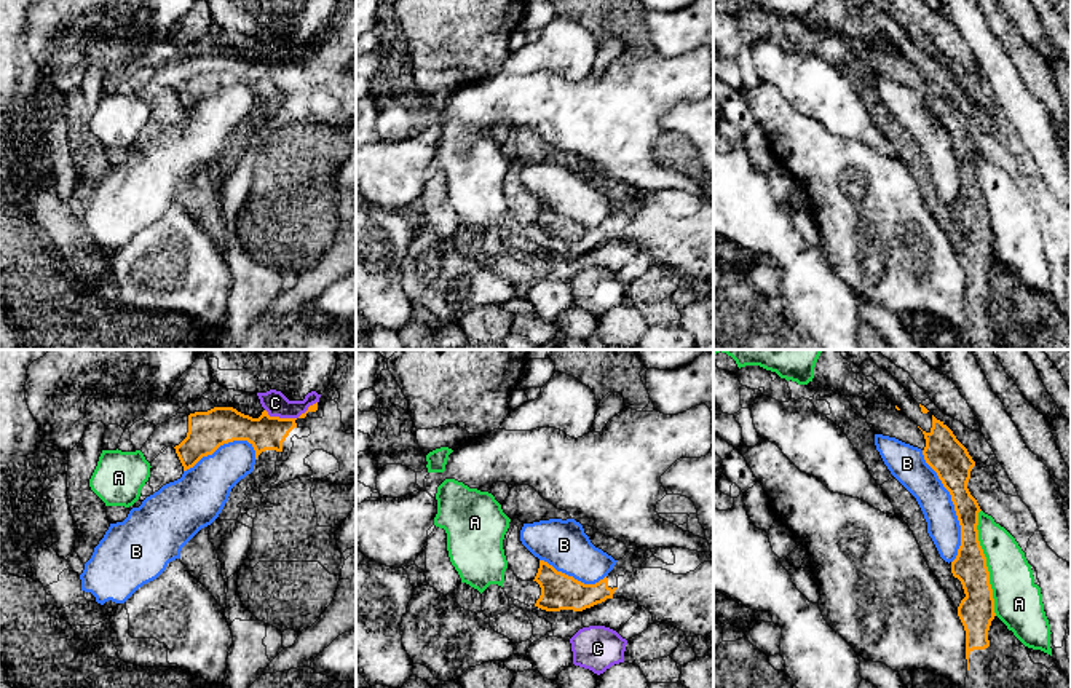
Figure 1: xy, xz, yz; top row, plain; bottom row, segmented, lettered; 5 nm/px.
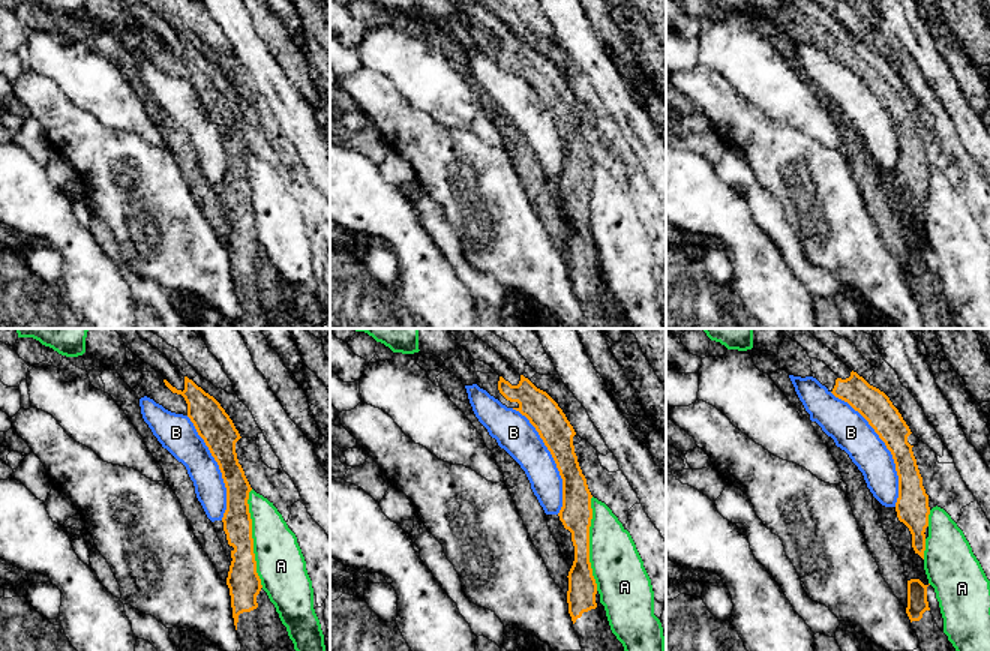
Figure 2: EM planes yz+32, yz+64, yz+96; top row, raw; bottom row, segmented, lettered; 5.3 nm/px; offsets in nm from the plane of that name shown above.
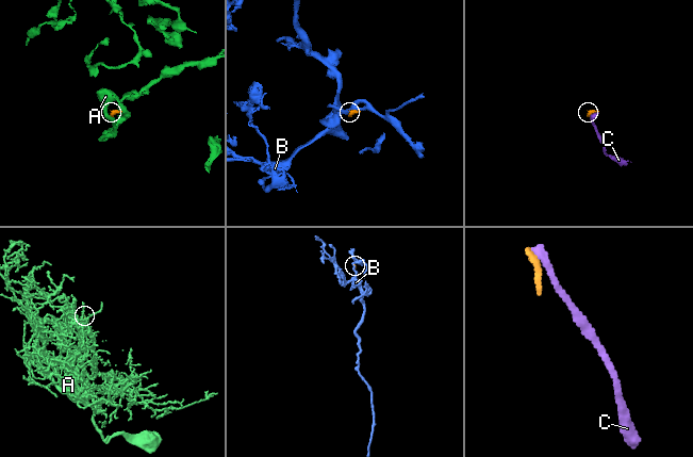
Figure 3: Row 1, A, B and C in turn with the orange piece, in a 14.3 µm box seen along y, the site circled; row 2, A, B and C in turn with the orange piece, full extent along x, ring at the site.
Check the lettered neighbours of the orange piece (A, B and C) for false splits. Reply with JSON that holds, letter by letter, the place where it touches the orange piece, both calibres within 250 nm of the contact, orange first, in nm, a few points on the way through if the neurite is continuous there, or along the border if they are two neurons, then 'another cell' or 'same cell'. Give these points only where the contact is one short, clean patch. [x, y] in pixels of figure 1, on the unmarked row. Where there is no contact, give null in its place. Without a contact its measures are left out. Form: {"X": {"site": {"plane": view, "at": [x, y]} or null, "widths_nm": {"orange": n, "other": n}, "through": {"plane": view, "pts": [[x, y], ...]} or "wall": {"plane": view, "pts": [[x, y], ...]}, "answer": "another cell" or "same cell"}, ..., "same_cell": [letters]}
{"A": {"site": {"plane": "yz", "at": [985, 205]}, "widths_nm": {"orange": 180, "other": 240}, "answer": "another cell"}, "B": {"site": {"plane": "yz", "at": [955, 149]}, "widths_nm": {"orange": 190, "other": 170}, "answer": "another cell"}, "C": {"site": {"plane": "xy", "at": [291, 61]}, "widths_nm": {"orange": 180, "other": 120}, "wall": {"plane": "xy", "pts": [[316, 43], [297, 59], [272, 59], [265, 53]]}, "answer": "another cell"}, "same_cell": []}

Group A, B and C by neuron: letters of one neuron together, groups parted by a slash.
A / B / C

